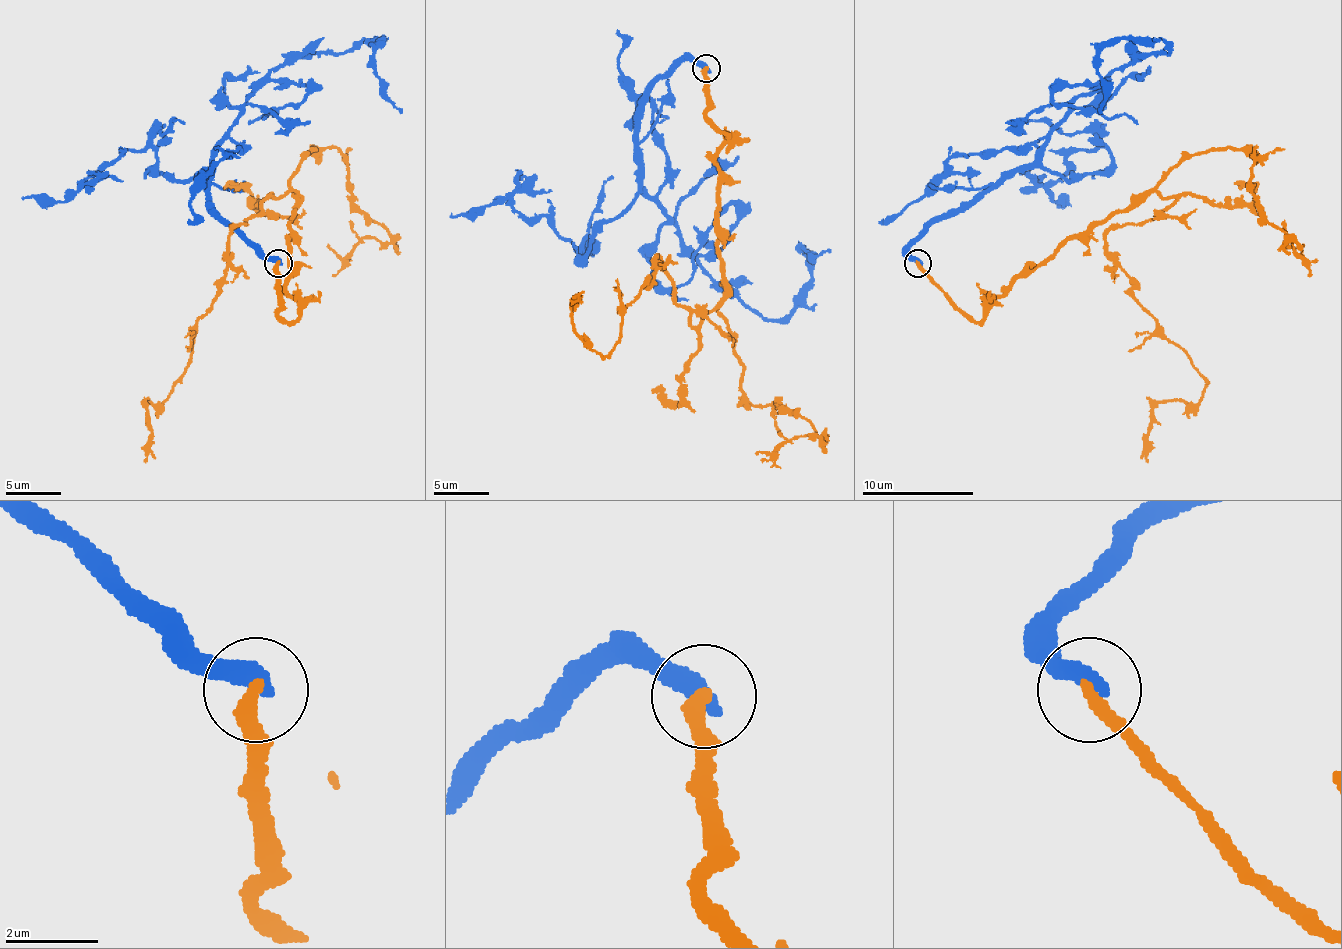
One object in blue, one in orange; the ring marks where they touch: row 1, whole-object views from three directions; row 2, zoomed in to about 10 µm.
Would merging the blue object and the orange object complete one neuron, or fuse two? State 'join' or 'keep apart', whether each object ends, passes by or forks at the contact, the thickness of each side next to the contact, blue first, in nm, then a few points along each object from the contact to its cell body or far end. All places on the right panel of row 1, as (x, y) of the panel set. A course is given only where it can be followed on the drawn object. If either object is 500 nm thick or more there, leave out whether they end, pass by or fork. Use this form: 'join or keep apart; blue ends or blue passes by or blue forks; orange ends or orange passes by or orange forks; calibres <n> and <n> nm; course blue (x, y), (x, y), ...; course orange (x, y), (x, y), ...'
keep apart; blue ends; orange ends; calibres 440 and 320 nm; course blue (920, 264), (908, 247), (936, 219), (1031, 163), (1115, 69), (1168, 52), (1159, 38), (1098, 55), (1101, 113); course orange (917, 264), (978, 322), (1070, 239), (1173, 197), (1106, 233), (1204, 378), (1196, 403), (1162, 400), (1148, 462)

